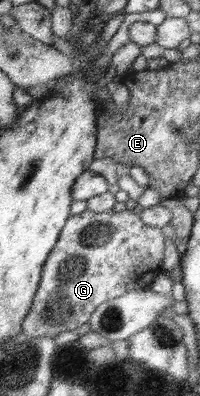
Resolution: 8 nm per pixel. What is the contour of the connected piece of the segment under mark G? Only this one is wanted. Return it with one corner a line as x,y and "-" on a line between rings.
84,211
71,215
61,230
56,246
43,264
41,280
33,297
28,315
24,317
22,329
28,338
56,338
60,333
76,331
89,322
99,305
120,297
133,289
150,286
161,271
164,244
166,241
160,228
144,225
133,211
94,213

